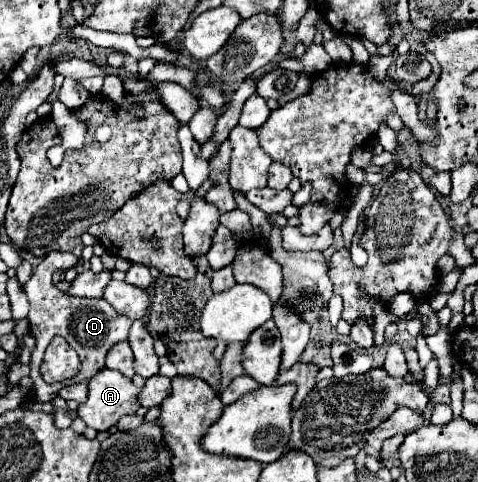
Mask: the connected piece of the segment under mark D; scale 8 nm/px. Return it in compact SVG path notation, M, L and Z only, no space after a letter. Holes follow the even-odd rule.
M52 251L40 261L40 265L34 269L30 281L24 285L24 291L26 291L28 301L30 301L30 313L28 313L30 333L36 339L36 349L32 351L32 361L30 361L30 369L32 369L30 377L34 379L30 399L40 401L40 403L50 401L63 387L80 383L82 379L90 379L100 369L104 369L106 351L114 343L128 339L128 329L132 323L132 319L118 315L104 299L78 299L78 297L72 297L72 295L56 289L52 285L52 271L54 269L66 269L68 265L72 265L72 257L68 253ZM54 335L62 335L70 343L70 347L76 349L82 367L80 367L80 373L75 377L61 383L48 385L40 375L40 363L42 363L42 355L44 355L46 347Z

